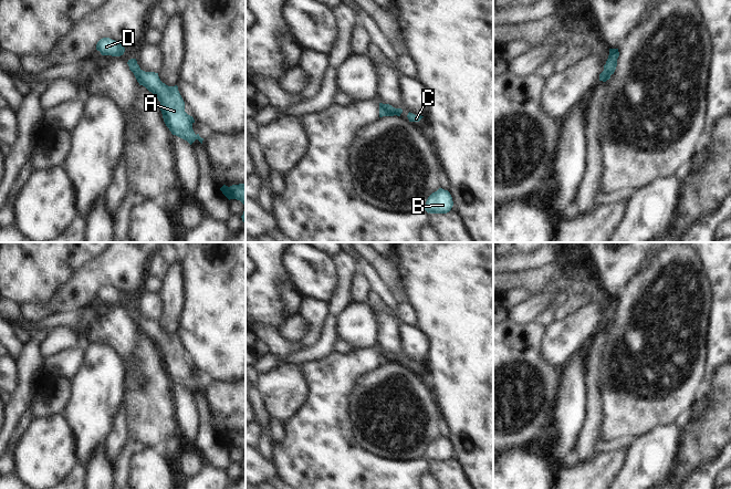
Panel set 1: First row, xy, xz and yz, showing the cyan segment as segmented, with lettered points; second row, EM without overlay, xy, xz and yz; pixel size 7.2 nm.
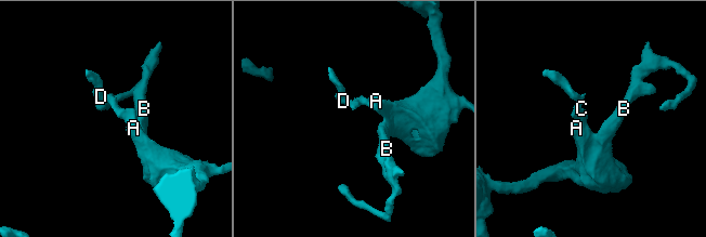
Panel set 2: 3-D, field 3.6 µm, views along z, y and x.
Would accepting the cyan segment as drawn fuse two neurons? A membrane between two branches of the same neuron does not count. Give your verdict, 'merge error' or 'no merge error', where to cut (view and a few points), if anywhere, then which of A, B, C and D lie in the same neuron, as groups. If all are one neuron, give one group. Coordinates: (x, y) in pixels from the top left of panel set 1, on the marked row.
no merge error | no cut | A B C D

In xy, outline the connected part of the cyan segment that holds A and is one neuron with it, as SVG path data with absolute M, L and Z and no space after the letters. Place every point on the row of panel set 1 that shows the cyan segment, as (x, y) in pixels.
M136 59L127 62L139 85L145 86L160 102L160 111L164 122L173 135L176 135L190 145L198 139L201 144L203 138L195 134L192 124L195 119L185 112L185 102L178 91L178 86L168 86L163 83L155 72L145 72L137 64Z

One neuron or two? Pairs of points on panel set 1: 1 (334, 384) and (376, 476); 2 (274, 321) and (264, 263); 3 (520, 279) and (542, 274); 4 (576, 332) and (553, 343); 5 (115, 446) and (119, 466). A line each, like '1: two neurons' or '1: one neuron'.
1: one neuron
2: one neuron
3: one neuron
4: one neuron
5: two neurons

